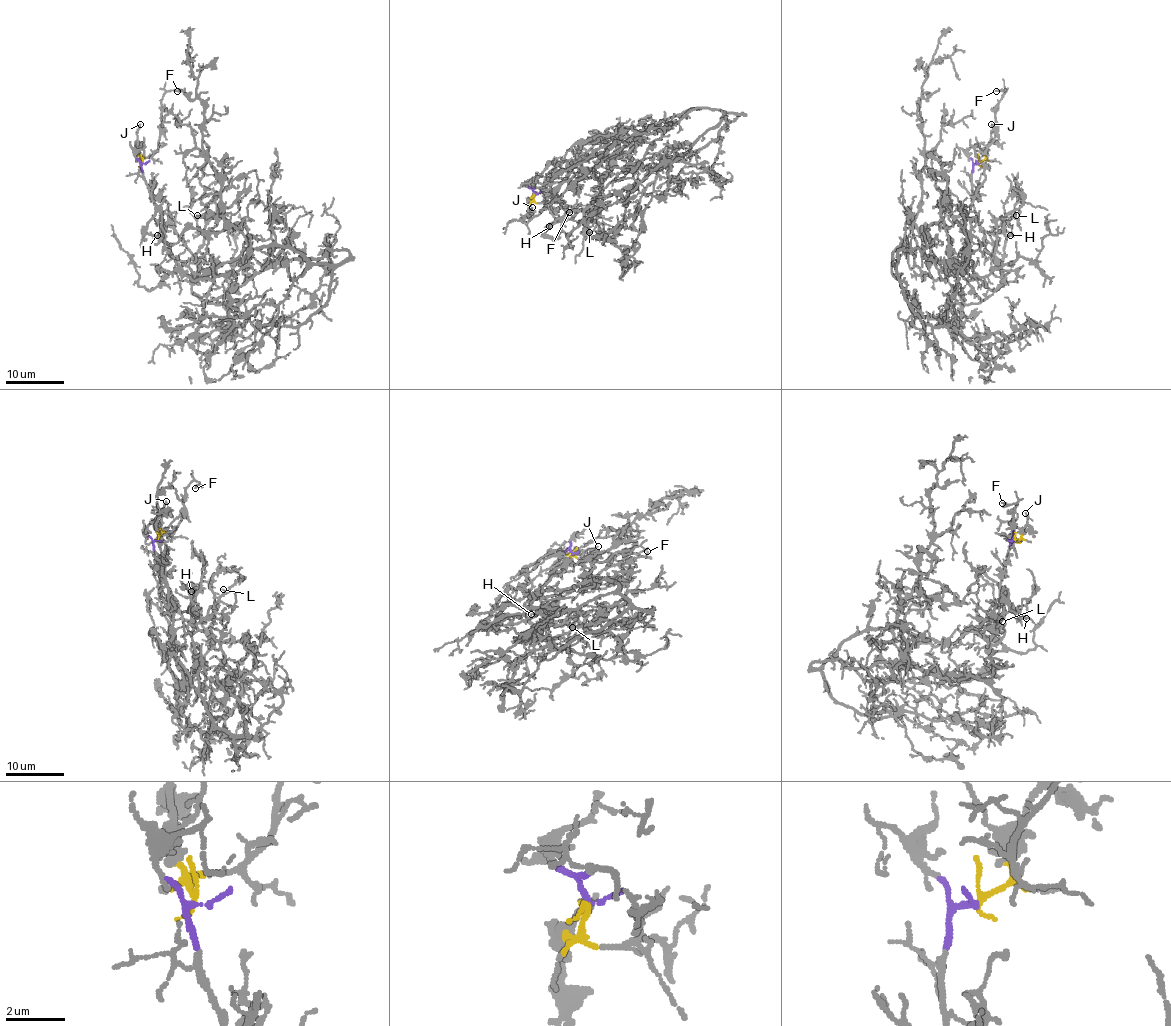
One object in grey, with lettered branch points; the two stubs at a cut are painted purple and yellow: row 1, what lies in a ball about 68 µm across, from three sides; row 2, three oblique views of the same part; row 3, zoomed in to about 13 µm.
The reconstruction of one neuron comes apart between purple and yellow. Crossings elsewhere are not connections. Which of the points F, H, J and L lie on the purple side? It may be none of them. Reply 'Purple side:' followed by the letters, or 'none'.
Purple side: H, L

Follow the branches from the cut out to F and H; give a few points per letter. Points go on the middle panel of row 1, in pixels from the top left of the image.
F: (534, 194), (533, 200), (536, 203), (547, 201), (559, 222), (565, 220), (569, 211)
H: (534, 194), (534, 188), (546, 188), (565, 210), (584, 210), (575, 210), (569, 205), (549, 226)

